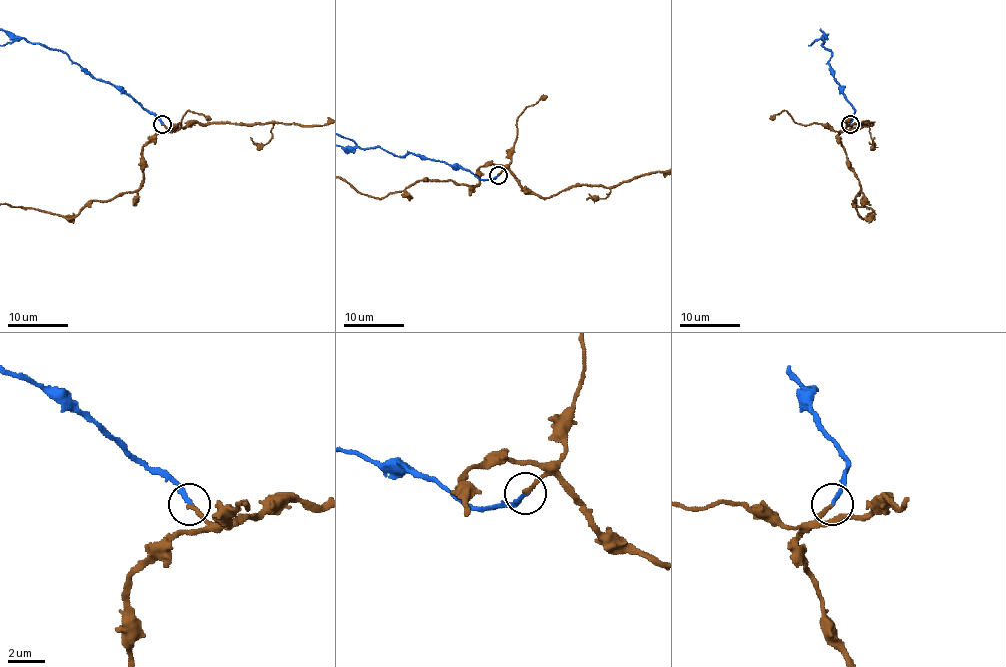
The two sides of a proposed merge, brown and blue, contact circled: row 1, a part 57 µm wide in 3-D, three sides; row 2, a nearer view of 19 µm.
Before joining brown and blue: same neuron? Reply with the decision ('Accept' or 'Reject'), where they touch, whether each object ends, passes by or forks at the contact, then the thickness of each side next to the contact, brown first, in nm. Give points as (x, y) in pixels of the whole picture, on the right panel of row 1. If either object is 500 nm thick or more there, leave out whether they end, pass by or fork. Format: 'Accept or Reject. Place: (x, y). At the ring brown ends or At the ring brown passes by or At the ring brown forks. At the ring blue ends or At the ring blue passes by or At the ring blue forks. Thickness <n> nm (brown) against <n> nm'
Accept. Place: (850, 124). At the ring brown ends. At the ring blue ends. Thickness 220 nm (brown) against 240 nm

